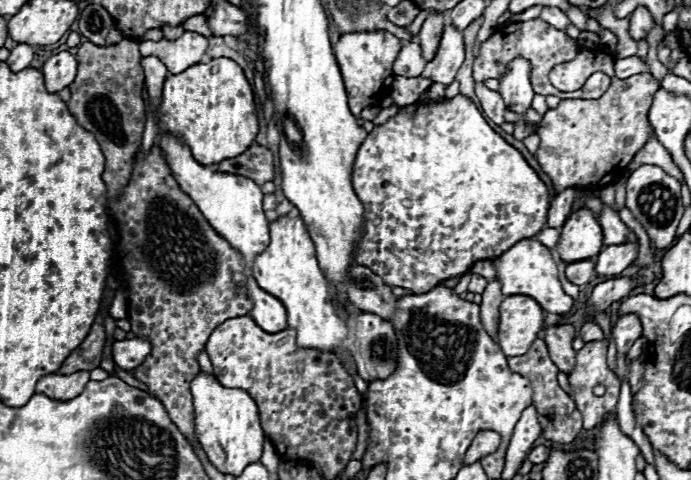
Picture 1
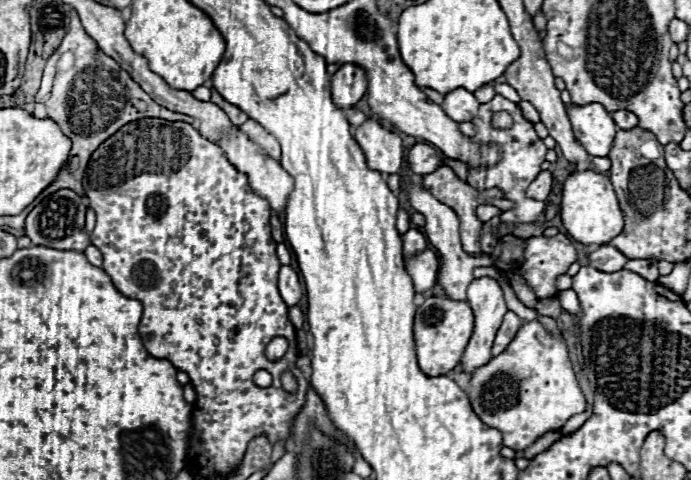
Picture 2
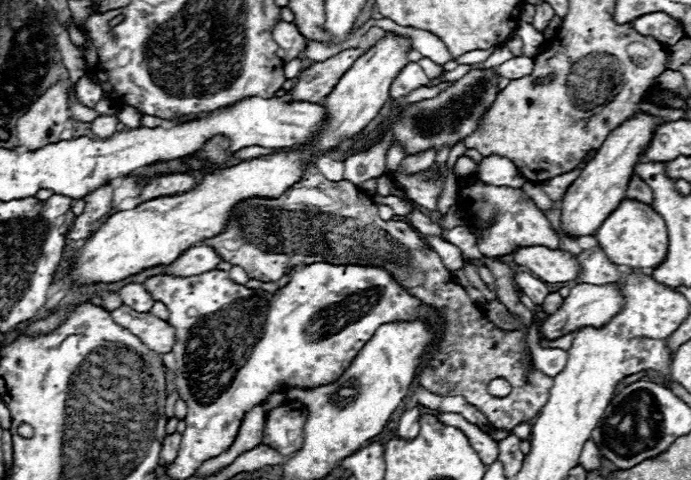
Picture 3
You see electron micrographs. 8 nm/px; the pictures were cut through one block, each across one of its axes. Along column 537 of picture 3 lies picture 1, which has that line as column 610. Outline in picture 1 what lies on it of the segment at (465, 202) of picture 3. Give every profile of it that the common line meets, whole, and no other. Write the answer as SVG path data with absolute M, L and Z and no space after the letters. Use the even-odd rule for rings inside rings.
M602 204L602 212L598 216L598 222L600 222L602 230L604 230L604 246L636 242L634 232L620 220L618 212L612 210L608 204Z

